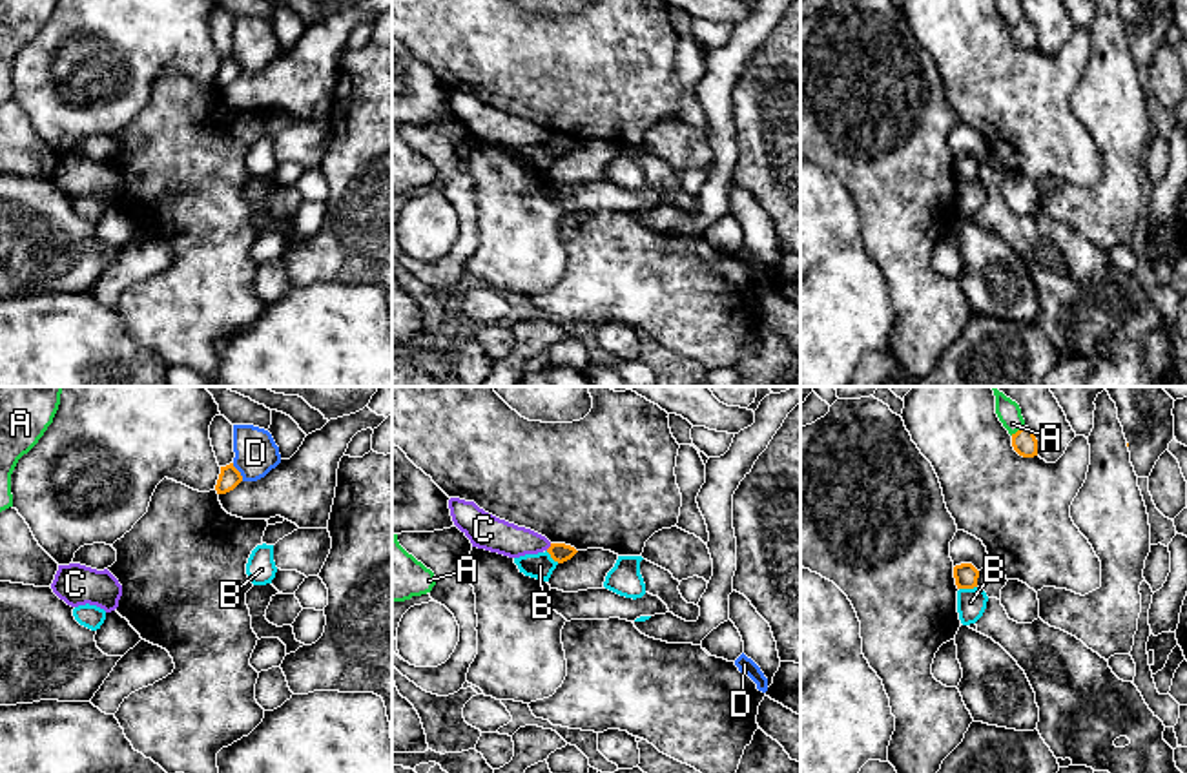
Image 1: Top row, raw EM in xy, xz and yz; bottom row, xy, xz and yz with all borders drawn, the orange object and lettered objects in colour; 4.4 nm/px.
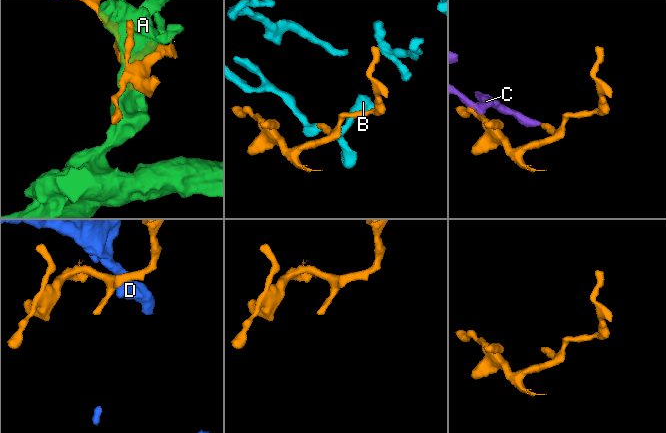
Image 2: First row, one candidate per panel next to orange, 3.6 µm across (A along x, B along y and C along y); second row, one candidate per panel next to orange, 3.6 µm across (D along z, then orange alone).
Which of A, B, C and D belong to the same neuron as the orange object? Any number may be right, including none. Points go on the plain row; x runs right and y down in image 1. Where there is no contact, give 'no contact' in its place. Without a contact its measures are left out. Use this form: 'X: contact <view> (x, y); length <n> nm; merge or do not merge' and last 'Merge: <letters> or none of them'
A: contact yz (1018, 22); length 80 nm; do not merge
B: contact yz (967, 179); length 80 nm; do not merge
C: contact xz (549, 139); length 40 nm; do not merge
D: contact xy (239, 64); length 90 nm; do not merge
Merge: none of them

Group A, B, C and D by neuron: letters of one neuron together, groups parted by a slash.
A / B / C / D

